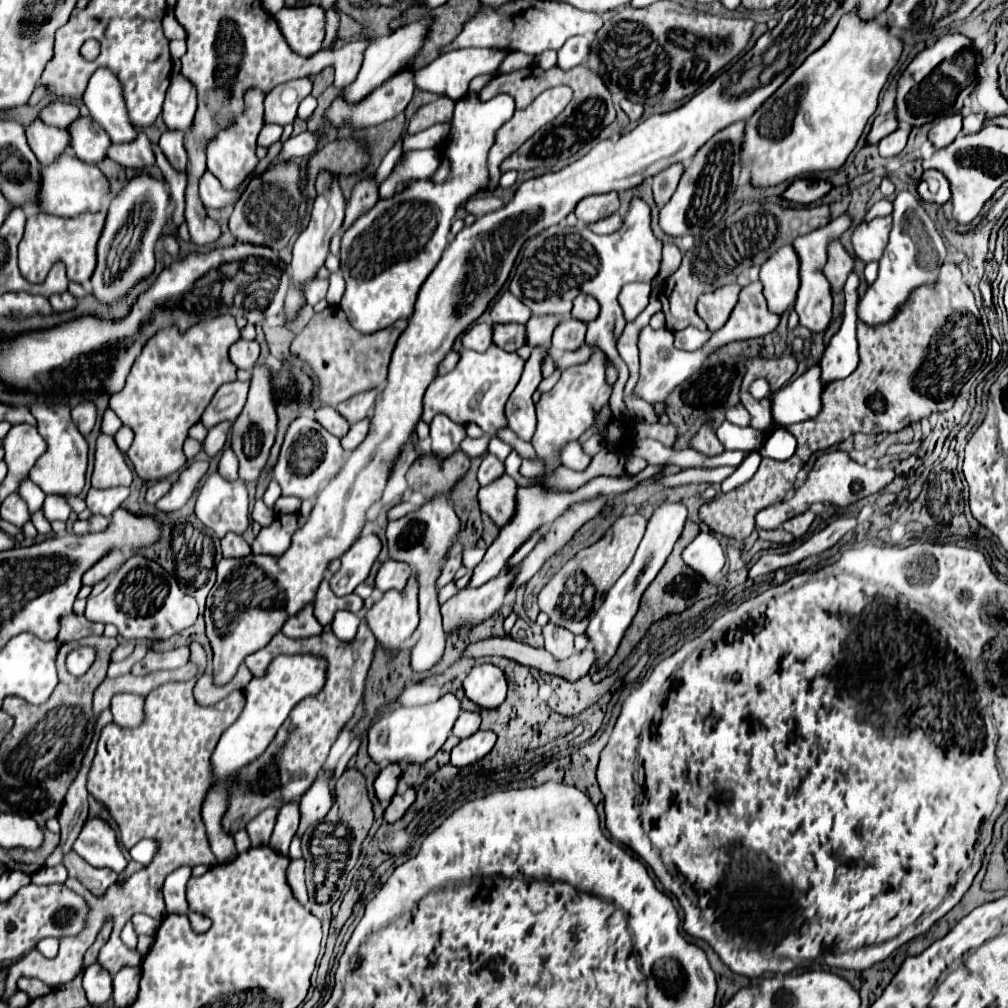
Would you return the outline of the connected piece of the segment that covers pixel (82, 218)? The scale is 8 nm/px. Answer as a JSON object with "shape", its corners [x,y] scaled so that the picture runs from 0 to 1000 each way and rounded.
{"shape":[[[99,208],[95,212],[85,210],[73,216],[58,216],[44,210],[30,212],[26,220],[24,236],[20,240],[20,252],[18,252],[22,274],[30,282],[40,282],[44,280],[46,272],[56,262],[56,258],[62,258],[67,266],[67,276],[71,280],[85,282],[95,266],[95,242],[101,234],[105,212],[107,212],[105,208]]]}

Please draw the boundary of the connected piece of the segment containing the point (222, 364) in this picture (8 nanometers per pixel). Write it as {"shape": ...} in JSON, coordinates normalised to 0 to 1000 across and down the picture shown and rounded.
{"shape":[[[220,312],[216,315],[196,319],[196,321],[188,323],[185,329],[179,329],[175,323],[163,325],[143,341],[141,351],[135,355],[135,359],[125,375],[123,385],[109,395],[109,405],[115,409],[115,413],[121,417],[121,421],[129,423],[135,431],[133,440],[127,446],[127,454],[129,454],[135,470],[143,478],[155,478],[155,476],[175,468],[179,462],[183,462],[185,452],[181,448],[181,440],[187,435],[188,423],[198,417],[200,409],[208,401],[214,387],[220,381],[234,377],[234,363],[226,355],[226,345],[234,337],[238,337],[238,327],[234,323],[232,313]]]}

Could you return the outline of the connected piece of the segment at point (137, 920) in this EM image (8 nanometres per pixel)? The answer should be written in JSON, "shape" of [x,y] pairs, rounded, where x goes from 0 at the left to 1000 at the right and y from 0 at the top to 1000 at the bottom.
{"shape":[[[133,907],[129,911],[129,915],[131,915],[135,927],[149,927],[149,929],[153,929],[155,923],[157,923],[157,919],[159,919],[157,913],[153,913],[153,911],[145,909],[145,907]]]}

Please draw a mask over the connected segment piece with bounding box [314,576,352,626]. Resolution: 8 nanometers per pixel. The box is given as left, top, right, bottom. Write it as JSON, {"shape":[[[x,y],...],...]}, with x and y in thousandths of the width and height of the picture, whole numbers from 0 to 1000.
{"shape":[[[325,571],[319,575],[317,583],[315,583],[315,589],[312,593],[312,611],[313,615],[323,621],[327,619],[327,615],[331,613],[331,607],[335,605],[349,605],[349,591],[339,591],[335,593],[329,585],[327,585],[327,579],[325,579]]]}

